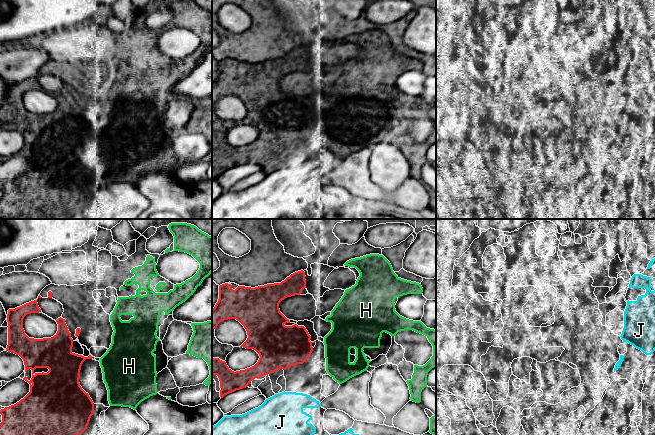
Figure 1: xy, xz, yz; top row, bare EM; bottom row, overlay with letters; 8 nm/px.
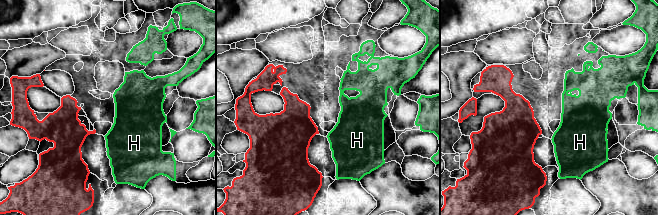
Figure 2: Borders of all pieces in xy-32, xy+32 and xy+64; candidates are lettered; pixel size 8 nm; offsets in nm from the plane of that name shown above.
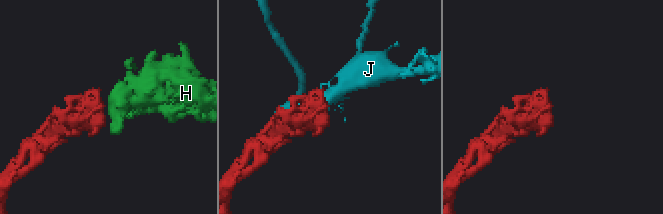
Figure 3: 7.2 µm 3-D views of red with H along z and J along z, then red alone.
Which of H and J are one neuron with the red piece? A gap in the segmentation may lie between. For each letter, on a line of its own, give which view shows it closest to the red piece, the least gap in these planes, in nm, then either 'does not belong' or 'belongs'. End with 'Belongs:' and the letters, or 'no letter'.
H: nearest in xz; 60 nm apart; belongs
J: nearest in xz; 150 nm apart; does not belong
Belongs: H

